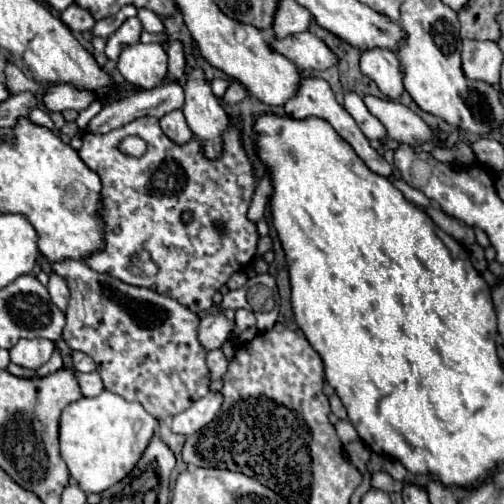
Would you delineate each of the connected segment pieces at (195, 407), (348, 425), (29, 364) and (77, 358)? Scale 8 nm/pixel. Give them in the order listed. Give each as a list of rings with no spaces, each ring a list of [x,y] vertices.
[[[210,392],[208,396],[200,398],[198,402],[192,404],[192,408],[174,416],[172,432],[184,434],[184,436],[198,432],[202,426],[206,426],[208,422],[214,420],[214,416],[218,414],[218,410],[222,406],[222,400],[224,398],[222,398],[220,392]]]
[[[348,418],[336,422],[336,432],[338,432],[338,438],[340,438],[342,444],[350,444],[350,442],[356,442],[360,438],[356,428],[352,426],[352,422]]]
[[[46,338],[20,340],[16,346],[10,348],[10,360],[18,366],[38,370],[44,362],[48,362],[54,348],[56,348],[56,344],[48,342]]]
[[[72,352],[72,362],[78,372],[94,372],[96,370],[94,360],[84,352]]]

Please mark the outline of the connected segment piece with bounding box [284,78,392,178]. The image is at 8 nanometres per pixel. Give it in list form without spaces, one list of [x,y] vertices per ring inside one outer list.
[[[304,78],[304,80],[302,80],[302,86],[300,86],[300,90],[298,90],[298,94],[296,94],[296,98],[292,98],[292,100],[286,102],[284,112],[286,112],[290,118],[296,118],[296,120],[304,120],[304,118],[310,118],[310,116],[326,120],[326,122],[338,132],[338,136],[340,136],[342,140],[346,140],[346,142],[354,148],[354,152],[360,156],[360,160],[362,160],[374,174],[380,174],[380,176],[386,176],[386,178],[392,176],[392,166],[390,166],[386,160],[382,160],[380,154],[368,144],[368,138],[360,132],[360,128],[356,126],[354,118],[336,102],[334,92],[330,90],[330,86],[328,86],[326,80],[320,80],[320,78]]]

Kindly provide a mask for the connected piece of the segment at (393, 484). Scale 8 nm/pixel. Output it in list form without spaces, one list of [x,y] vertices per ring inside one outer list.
[[[372,472],[372,486],[384,492],[402,492],[402,482],[394,480],[390,474],[384,472]]]

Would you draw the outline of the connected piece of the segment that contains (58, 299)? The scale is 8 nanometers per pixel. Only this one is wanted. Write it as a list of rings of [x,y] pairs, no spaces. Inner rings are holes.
[[[50,274],[50,282],[48,282],[48,292],[50,292],[50,298],[52,302],[64,312],[66,310],[66,304],[68,304],[68,286],[64,282],[64,278],[60,278],[58,274]]]

